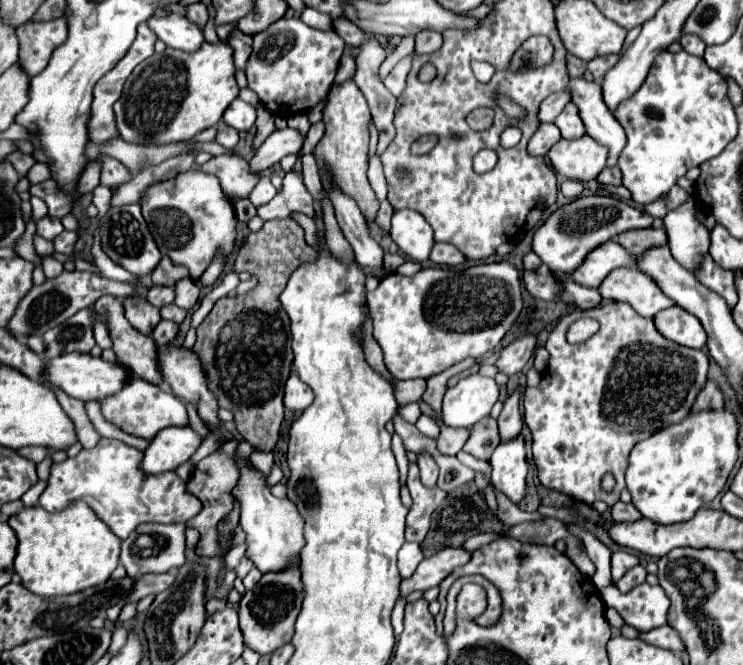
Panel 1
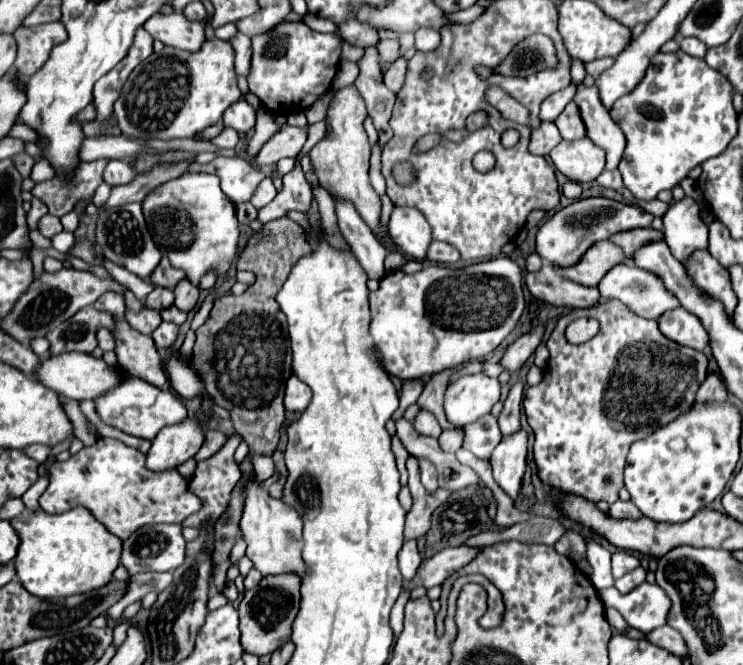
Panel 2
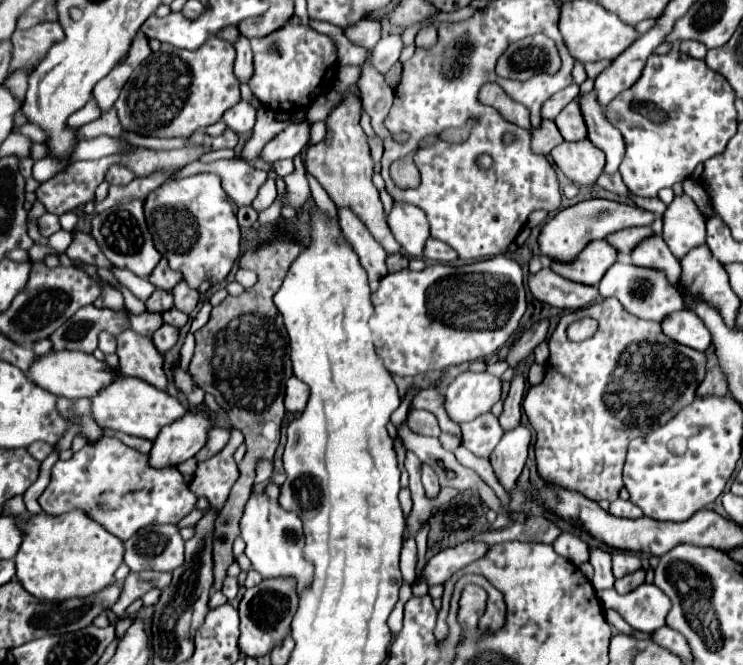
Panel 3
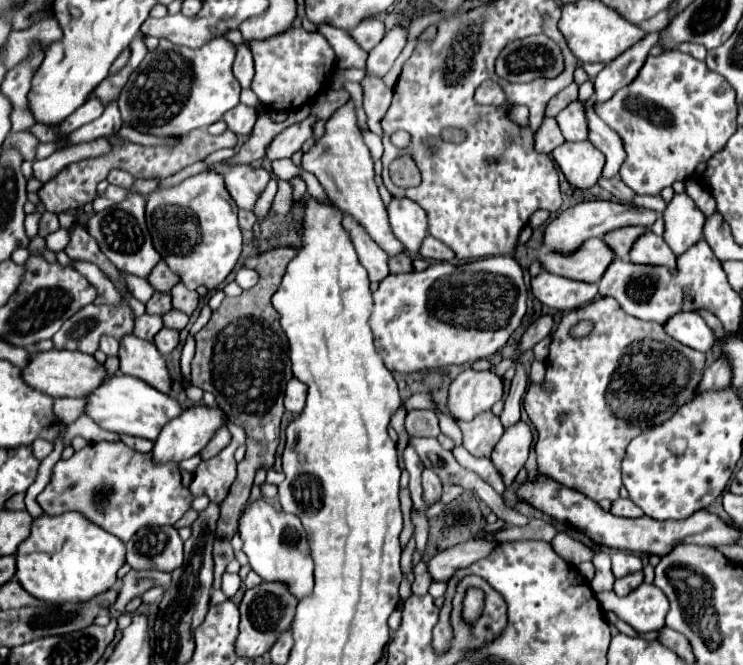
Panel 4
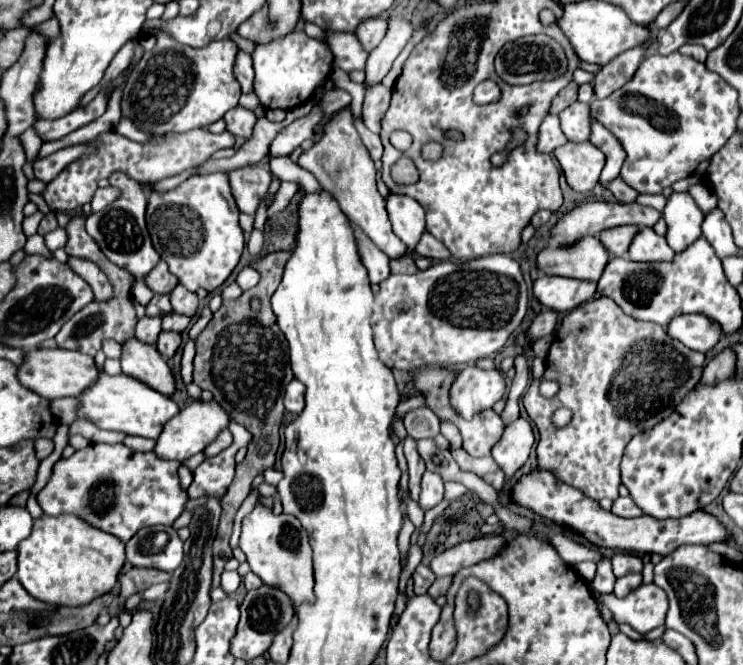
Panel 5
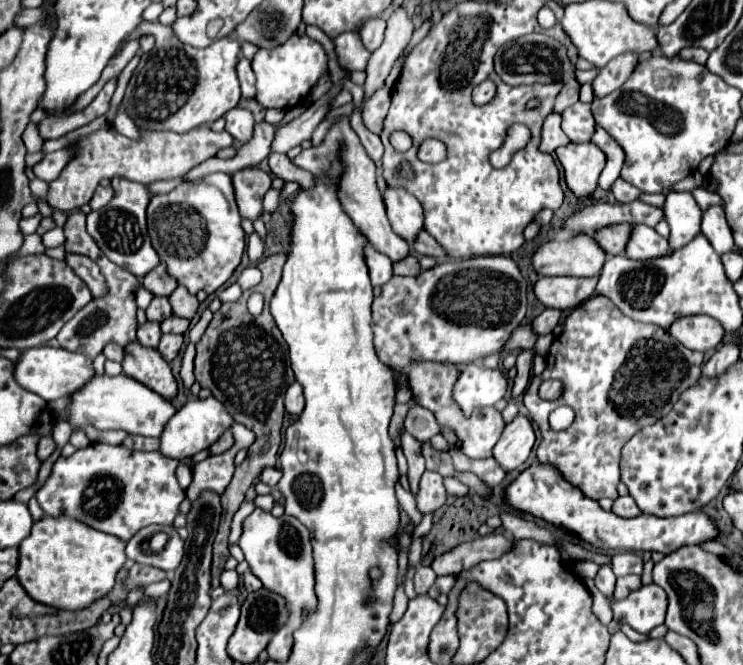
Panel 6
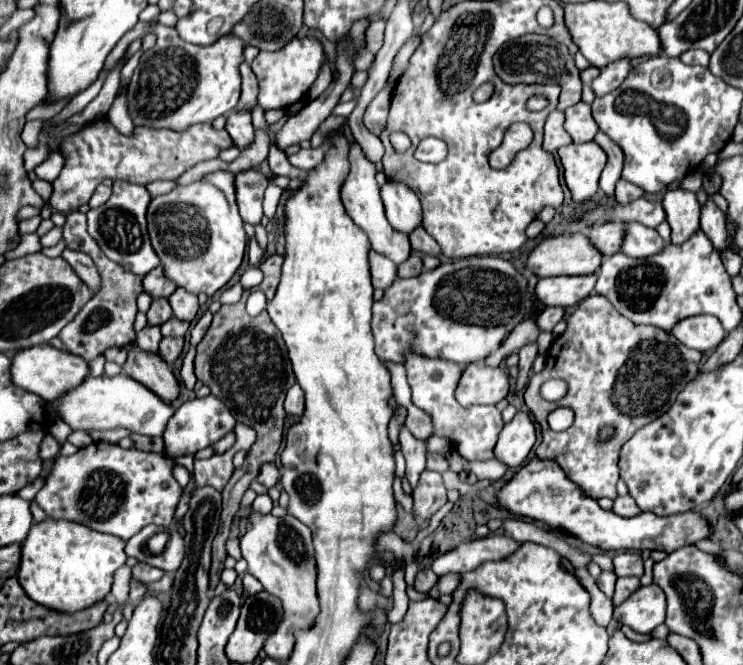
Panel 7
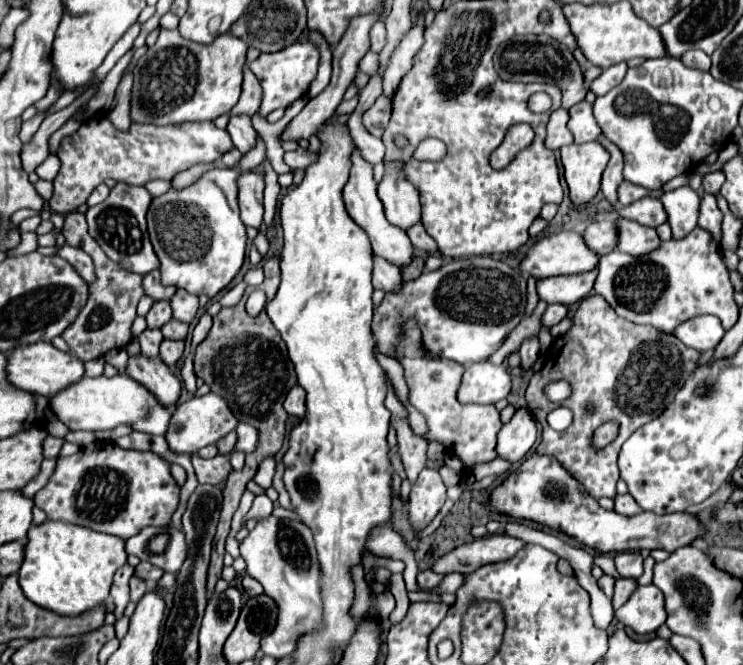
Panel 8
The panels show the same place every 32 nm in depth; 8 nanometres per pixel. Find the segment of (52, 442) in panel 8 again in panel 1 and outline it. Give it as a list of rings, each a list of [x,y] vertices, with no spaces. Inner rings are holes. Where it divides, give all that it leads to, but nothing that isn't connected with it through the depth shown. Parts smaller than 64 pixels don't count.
[[[26,446],[26,448],[20,448],[18,454],[38,464],[38,462],[42,462],[48,456],[48,450],[46,448],[40,448],[40,446]]]

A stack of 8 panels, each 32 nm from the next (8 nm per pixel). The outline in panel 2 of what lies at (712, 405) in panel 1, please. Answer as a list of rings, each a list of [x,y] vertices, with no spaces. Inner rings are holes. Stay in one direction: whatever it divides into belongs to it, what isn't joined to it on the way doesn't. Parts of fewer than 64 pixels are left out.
[[[708,376],[706,382],[700,386],[700,392],[696,394],[696,402],[706,404],[706,402],[724,402],[724,400],[726,400],[726,390],[722,382],[718,380],[718,376]]]

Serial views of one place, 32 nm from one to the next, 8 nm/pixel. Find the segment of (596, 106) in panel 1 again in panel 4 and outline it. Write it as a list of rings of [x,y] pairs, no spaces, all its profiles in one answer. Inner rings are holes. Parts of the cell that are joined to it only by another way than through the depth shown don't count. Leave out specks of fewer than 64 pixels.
[[[586,102],[586,118],[588,118],[588,140],[604,152],[606,156],[606,166],[604,166],[604,172],[602,176],[604,178],[612,178],[618,174],[620,170],[620,164],[624,162],[624,144],[622,144],[622,138],[612,130],[608,128],[608,124],[596,114],[596,104],[594,102]]]

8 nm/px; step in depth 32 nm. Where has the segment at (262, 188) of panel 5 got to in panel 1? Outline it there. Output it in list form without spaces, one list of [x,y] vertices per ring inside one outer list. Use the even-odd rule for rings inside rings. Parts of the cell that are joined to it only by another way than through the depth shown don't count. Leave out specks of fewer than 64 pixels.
[[[214,156],[202,164],[202,170],[214,174],[228,196],[246,198],[256,186],[256,178],[250,174],[248,162],[240,156]]]

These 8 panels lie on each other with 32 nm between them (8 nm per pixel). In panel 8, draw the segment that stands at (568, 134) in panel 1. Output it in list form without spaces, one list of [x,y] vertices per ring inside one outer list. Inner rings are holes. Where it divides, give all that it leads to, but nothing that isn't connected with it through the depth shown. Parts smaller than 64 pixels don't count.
[[[582,100],[580,104],[572,106],[568,112],[570,112],[568,130],[572,132],[576,144],[592,142],[592,140],[596,140],[596,136],[602,134],[600,126],[596,124],[596,120],[592,116],[592,104],[588,104],[588,102]]]

